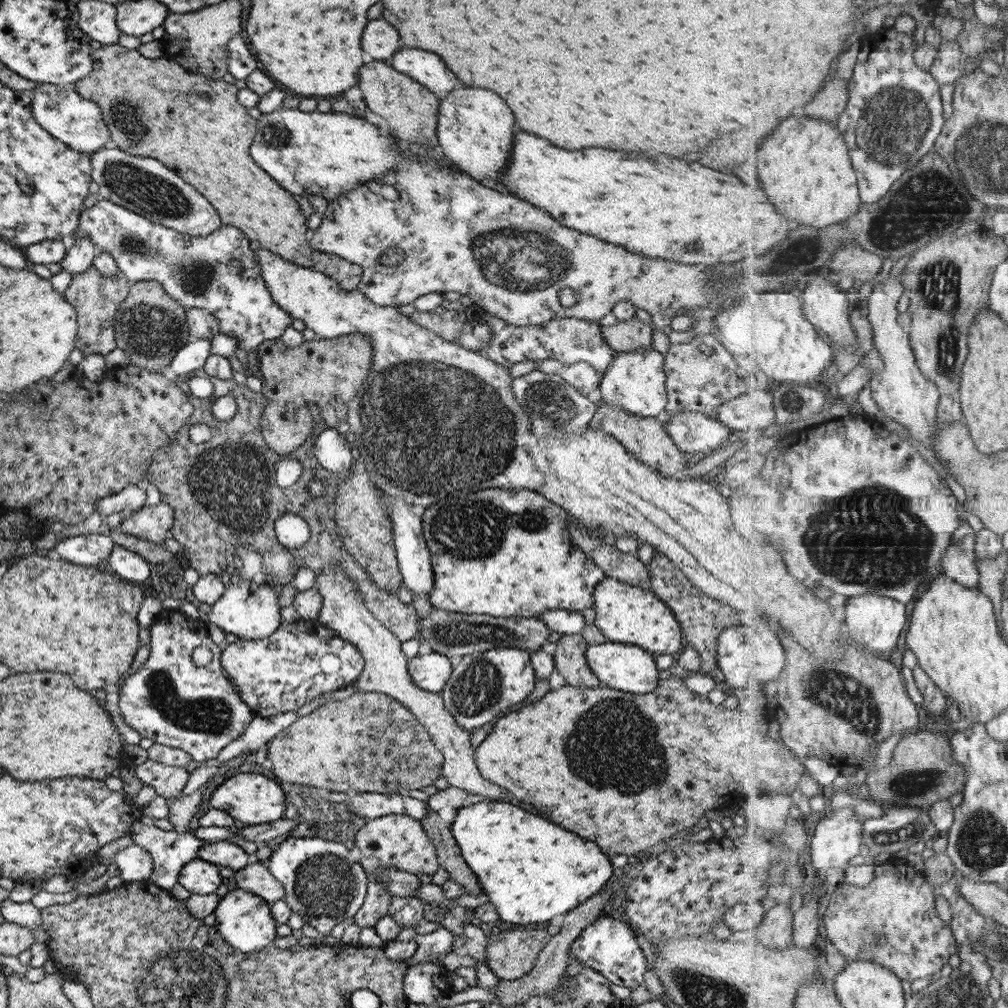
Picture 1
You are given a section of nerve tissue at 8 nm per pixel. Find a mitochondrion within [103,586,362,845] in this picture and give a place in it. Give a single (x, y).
(208, 715)

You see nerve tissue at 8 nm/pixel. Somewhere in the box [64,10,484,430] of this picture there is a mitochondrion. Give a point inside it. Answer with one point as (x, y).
(152, 193)

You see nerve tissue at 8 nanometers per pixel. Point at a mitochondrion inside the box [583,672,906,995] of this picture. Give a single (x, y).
(878, 936)

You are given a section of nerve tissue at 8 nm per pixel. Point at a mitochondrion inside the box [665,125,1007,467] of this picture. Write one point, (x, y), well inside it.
(929, 200)

